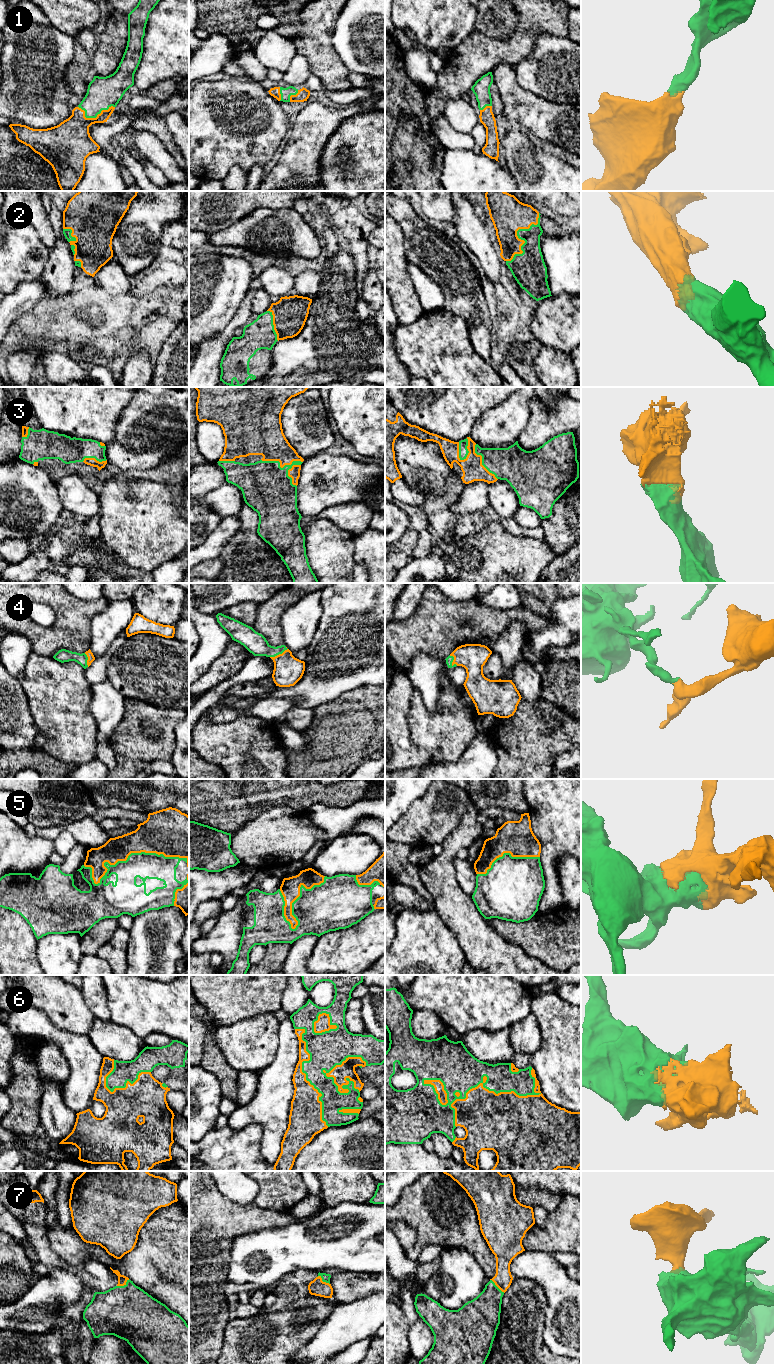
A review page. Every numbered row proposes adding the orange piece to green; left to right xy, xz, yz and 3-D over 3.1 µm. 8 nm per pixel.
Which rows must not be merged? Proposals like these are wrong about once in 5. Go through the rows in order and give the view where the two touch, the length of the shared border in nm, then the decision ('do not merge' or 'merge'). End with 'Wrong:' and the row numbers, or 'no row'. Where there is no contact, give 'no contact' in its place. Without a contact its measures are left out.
1: contact in xy; length 300 nm; merge
2: contact in yz; length 480 nm; merge
3: contact in xz; length 360 nm; merge
4: contact in xz; length 160 nm; merge
5: contact in xy; length 850 nm; merge
6: contact in yz; length 750 nm; merge
7: contact in xz; length 120 nm; merge
Wrong: no row

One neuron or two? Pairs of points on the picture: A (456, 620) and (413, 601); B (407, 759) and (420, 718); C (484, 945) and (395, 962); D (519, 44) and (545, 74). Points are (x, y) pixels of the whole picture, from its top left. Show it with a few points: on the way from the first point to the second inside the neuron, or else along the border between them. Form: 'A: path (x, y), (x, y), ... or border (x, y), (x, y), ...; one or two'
A: border (423, 593), (416, 609), (402, 620); two
B: border (407, 718), (411, 739), (424, 748), (430, 756); two
C: border (450, 929), (455, 935), (467, 961); two
D: border (539, 34), (536, 37), (533, 50), (514, 66); two

